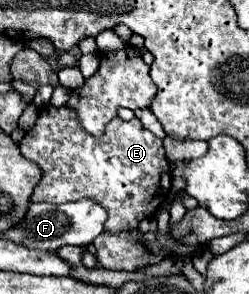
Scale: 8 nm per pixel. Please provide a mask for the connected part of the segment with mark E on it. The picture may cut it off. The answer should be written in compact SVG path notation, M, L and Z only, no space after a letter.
M50 105L40 111L34 129L20 141L20 153L42 169L42 179L30 197L32 203L92 199L108 211L106 233L136 231L140 221L160 207L172 187L162 139L150 133L136 117L132 121L116 117L106 125L102 137L92 137L80 127L70 107L56 109Z

